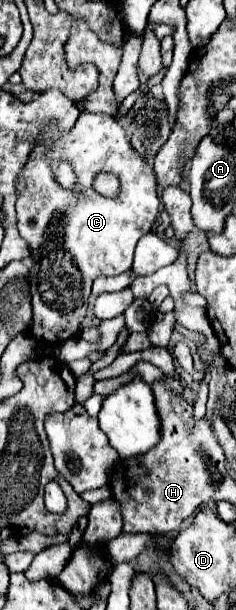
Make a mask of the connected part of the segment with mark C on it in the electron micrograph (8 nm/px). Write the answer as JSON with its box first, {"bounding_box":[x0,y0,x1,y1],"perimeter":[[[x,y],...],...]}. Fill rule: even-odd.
{"bounding_box":[16,112,160,342],"perimeter":[[[84,112],[68,132],[62,132],[62,134],[60,134],[60,138],[58,138],[56,142],[50,144],[50,142],[46,142],[46,140],[48,140],[48,138],[44,138],[44,142],[38,142],[38,144],[36,144],[36,148],[32,150],[32,154],[30,154],[30,158],[28,158],[28,162],[26,162],[24,170],[22,170],[22,174],[20,174],[16,212],[18,212],[18,230],[20,230],[20,236],[22,236],[22,238],[28,238],[28,246],[30,246],[32,250],[38,250],[38,252],[32,252],[32,254],[34,254],[34,256],[32,256],[34,266],[32,266],[32,270],[30,270],[30,296],[32,296],[32,324],[30,324],[30,336],[36,338],[38,342],[42,342],[44,338],[54,338],[54,340],[66,342],[68,338],[78,336],[78,330],[82,330],[82,320],[84,320],[86,310],[88,310],[88,300],[90,300],[92,282],[94,282],[98,276],[102,276],[102,274],[106,274],[106,276],[110,276],[110,274],[122,274],[122,272],[126,272],[126,270],[132,268],[136,242],[138,242],[144,234],[148,234],[148,232],[152,230],[152,226],[154,226],[154,222],[156,222],[156,216],[158,216],[158,212],[160,212],[160,198],[158,198],[158,192],[156,192],[156,176],[152,174],[152,166],[132,148],[128,136],[126,136],[126,132],[124,132],[124,128],[122,128],[112,116],[106,116],[106,114],[88,114],[88,112]],[[50,160],[66,160],[66,162],[70,162],[72,168],[74,168],[74,172],[76,172],[76,178],[78,178],[78,186],[80,186],[80,188],[78,188],[78,190],[64,190],[64,188],[56,182],[56,178],[54,178]],[[98,172],[112,172],[112,174],[116,174],[116,176],[120,178],[122,190],[120,190],[120,194],[118,194],[116,198],[102,198],[102,196],[98,196],[98,194],[92,190],[92,180],[94,180],[94,176],[96,176]]]}

